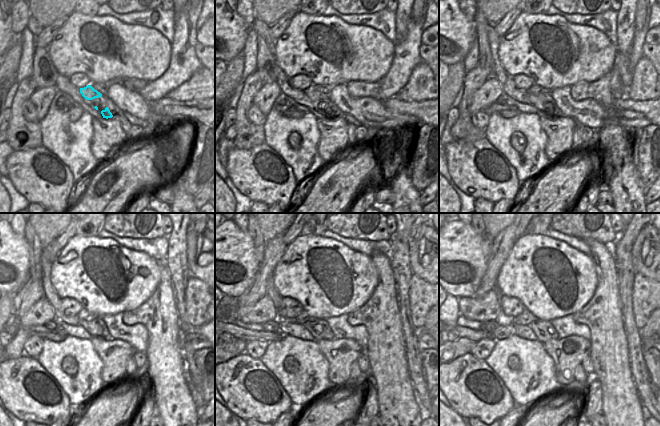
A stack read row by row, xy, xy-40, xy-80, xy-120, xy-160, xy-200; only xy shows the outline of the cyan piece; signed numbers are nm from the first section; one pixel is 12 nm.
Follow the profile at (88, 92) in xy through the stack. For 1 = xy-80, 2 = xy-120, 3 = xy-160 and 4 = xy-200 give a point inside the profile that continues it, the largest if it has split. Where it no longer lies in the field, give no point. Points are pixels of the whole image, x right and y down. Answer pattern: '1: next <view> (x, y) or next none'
1: next xy-80 (544, 102)
2: next xy-120 (96, 328)
3: next xy-160 (320, 330)
4: next xy-200 (544, 330)

